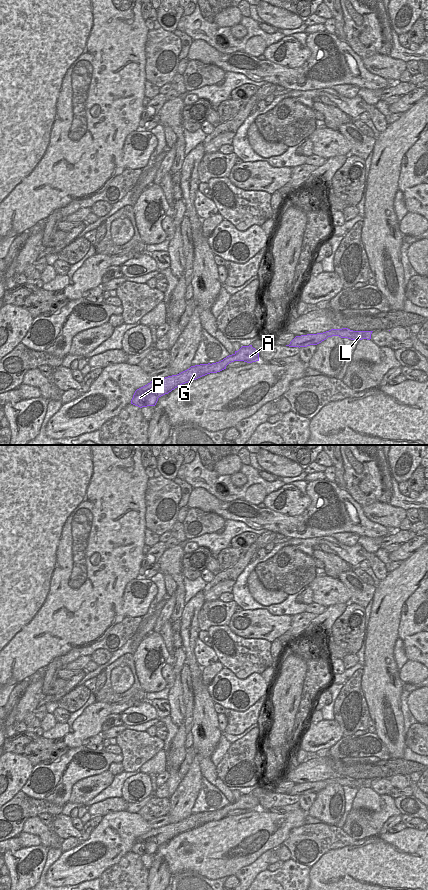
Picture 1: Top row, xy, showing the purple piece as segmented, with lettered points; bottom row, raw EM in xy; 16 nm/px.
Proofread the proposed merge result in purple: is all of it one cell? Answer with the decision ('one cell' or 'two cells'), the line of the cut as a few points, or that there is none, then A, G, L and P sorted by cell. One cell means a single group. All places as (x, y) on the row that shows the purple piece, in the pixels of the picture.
one cell; no cut; A G L P

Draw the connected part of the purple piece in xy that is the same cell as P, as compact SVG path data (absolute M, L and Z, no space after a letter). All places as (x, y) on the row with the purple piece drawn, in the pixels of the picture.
M252 345L242 346L238 351L235 351L234 354L227 356L219 362L191 366L189 369L177 375L151 381L135 391L131 404L140 408L155 406L159 397L168 394L178 386L207 374L220 372L226 369L229 363L234 361L244 361L247 363L256 362L259 361L259 353Z

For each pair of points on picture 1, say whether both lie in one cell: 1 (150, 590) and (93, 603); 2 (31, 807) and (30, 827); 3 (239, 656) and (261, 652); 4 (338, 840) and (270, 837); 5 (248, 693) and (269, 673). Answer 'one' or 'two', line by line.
1: two
2: two
3: one
4: two
5: two

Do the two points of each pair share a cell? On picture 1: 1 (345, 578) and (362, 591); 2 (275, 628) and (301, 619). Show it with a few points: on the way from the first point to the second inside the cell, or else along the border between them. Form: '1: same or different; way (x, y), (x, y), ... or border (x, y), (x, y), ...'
1: same; way (349, 580), (358, 588)
2: different; border (291, 615), (291, 625), (285, 632)

